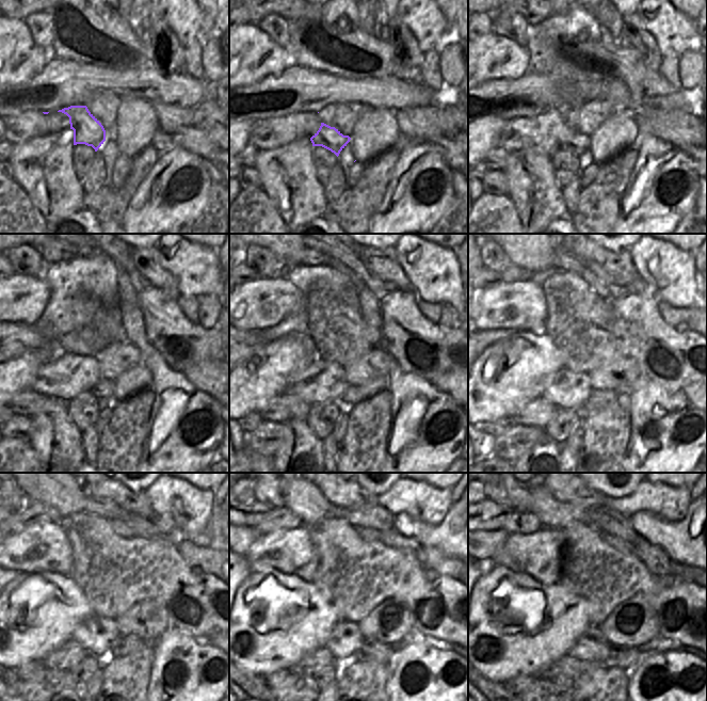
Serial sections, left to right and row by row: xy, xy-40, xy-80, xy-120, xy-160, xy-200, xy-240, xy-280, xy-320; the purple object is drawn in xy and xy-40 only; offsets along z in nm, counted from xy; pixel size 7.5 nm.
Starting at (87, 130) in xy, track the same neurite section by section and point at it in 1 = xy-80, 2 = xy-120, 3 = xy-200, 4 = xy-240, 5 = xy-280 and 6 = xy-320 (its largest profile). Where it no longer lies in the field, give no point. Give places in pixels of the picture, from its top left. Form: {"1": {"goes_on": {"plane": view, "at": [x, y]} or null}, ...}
{"1": {"goes_on": {"plane": "xy-80", "at": [577, 144]}}, "2": {"goes_on": {"plane": "xy-120", "at": [105, 388]}}, "3": {"goes_on": {"plane": "xy-200", "at": [597, 399]}}, "4": {"goes_on": {"plane": "xy-240", "at": [125, 644]}}, "5": {"goes_on": {"plane": "xy-280", "at": [375, 651]}}, "6": {"goes_on": {"plane": "xy-320", "at": [627, 658]}}}

